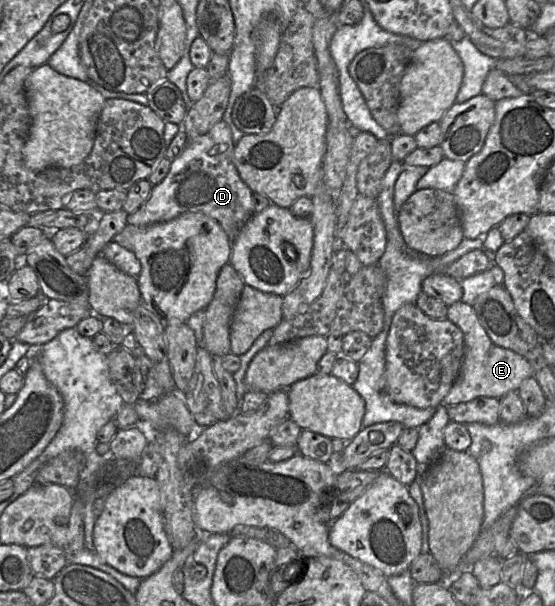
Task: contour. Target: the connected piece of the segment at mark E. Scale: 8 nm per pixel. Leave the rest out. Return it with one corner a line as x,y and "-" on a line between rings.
458,301
448,307
447,319
458,326
464,336
464,357
460,373
443,405
454,406
478,397
502,398
510,391
518,391
523,380
534,375
529,361
518,353
497,346
487,335
471,305

